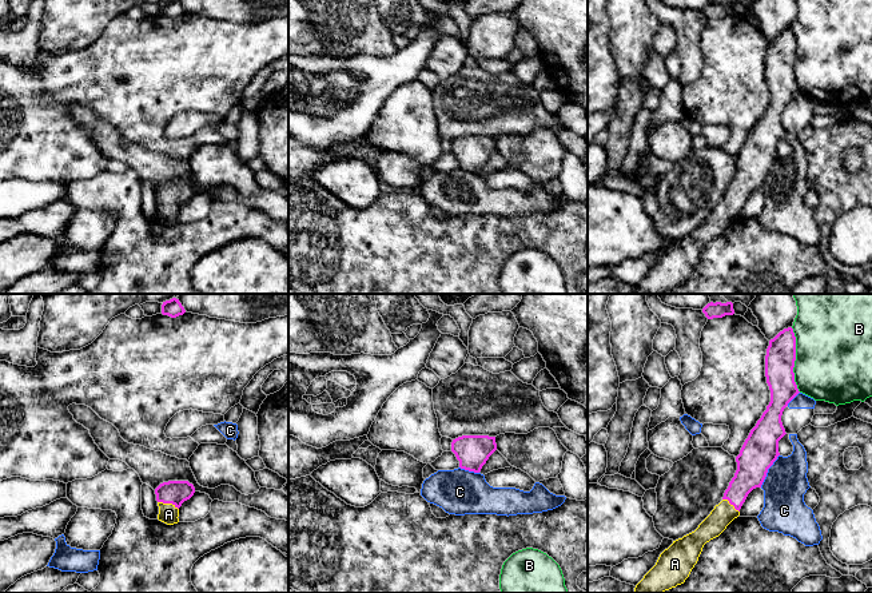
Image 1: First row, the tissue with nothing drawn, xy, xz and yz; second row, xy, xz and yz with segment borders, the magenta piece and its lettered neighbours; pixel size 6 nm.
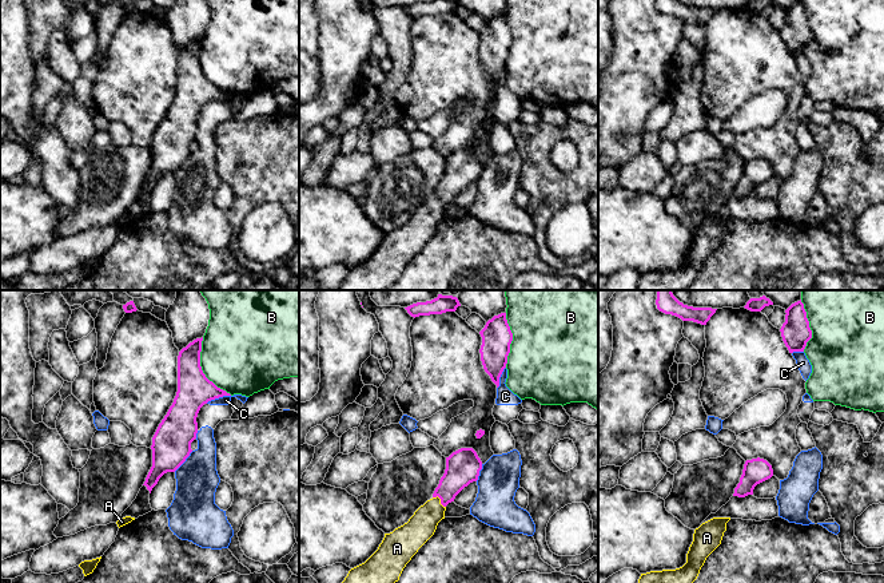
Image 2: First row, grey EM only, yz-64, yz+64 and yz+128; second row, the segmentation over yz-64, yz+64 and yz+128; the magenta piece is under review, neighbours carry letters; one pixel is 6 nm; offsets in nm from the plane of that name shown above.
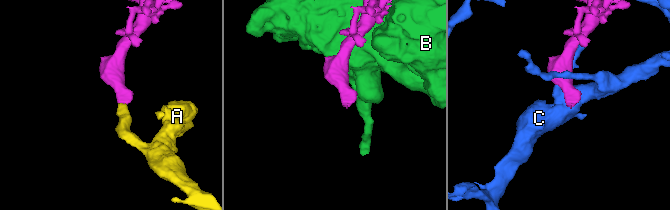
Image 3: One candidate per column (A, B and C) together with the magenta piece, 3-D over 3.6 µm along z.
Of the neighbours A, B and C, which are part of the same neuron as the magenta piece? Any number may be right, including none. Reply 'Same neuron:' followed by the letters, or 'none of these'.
Same neuron: A

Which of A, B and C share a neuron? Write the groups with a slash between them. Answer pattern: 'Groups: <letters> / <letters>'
Groups: A / B / C

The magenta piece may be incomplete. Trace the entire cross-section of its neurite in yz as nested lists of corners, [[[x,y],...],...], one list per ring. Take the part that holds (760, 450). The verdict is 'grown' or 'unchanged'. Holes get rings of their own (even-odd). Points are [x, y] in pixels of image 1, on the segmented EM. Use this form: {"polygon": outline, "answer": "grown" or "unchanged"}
{"polygon": [[[792,327],[784,329],[769,341],[765,355],[765,377],[771,402],[745,439],[736,457],[737,470],[724,493],[722,501],[698,528],[673,541],[656,565],[636,585],[634,593],[664,593],[685,582],[698,561],[702,548],[718,537],[740,516],[748,494],[761,487],[768,469],[780,455],[779,441],[787,434],[781,415],[800,393],[795,382],[796,337]]], "answer": "grown"}

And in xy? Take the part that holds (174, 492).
{"polygon": [[[168,481],[155,489],[159,506],[158,520],[174,525],[179,522],[179,508],[195,493],[195,487],[188,481]]], "answer": "grown"}

